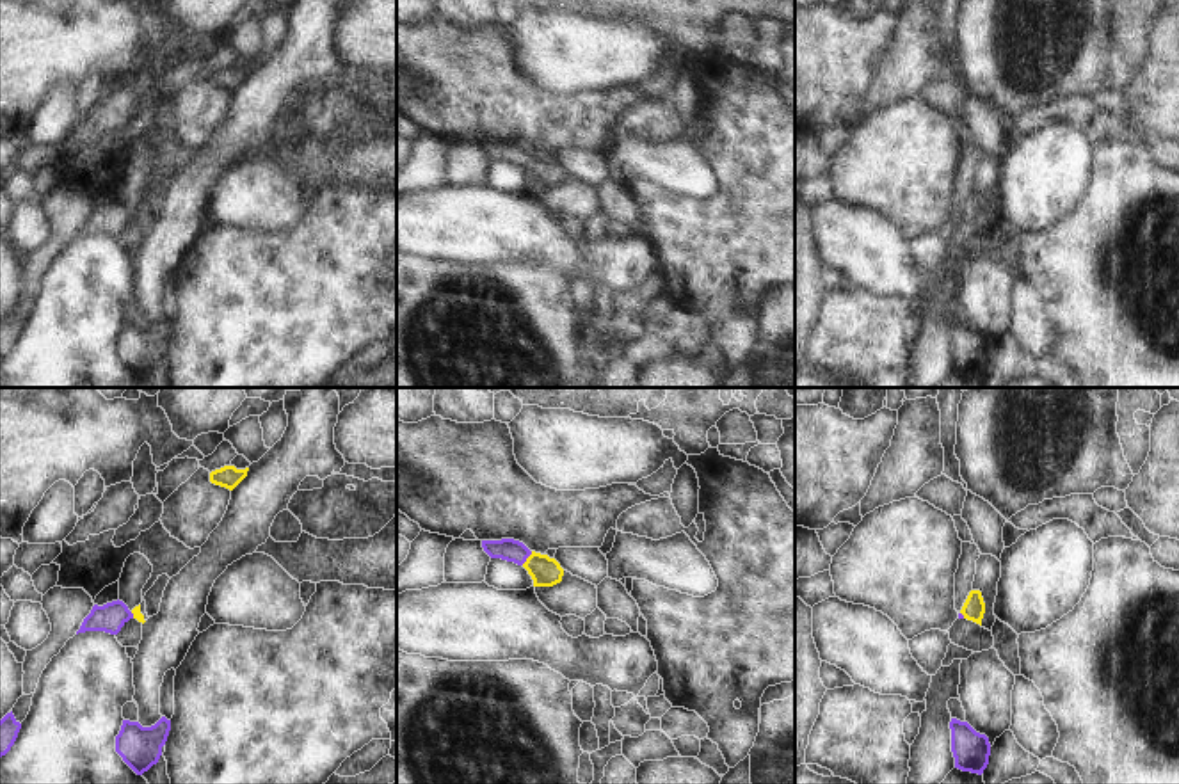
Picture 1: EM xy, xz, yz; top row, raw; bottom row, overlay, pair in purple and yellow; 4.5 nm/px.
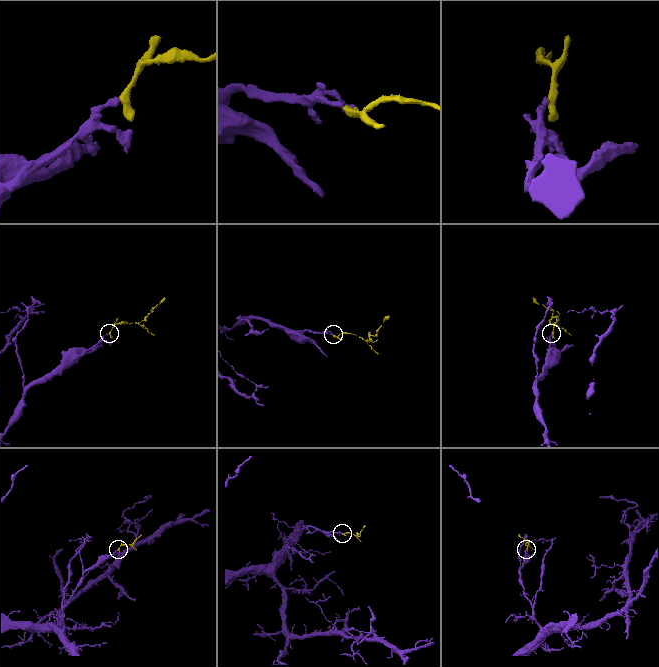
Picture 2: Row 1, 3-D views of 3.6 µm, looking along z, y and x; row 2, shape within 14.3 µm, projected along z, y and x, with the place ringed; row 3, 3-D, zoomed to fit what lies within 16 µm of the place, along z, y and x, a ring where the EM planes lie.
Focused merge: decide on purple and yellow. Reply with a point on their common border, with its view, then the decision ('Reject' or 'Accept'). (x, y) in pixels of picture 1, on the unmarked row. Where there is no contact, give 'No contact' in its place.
Touches purple at xz (527, 159). Accept.

